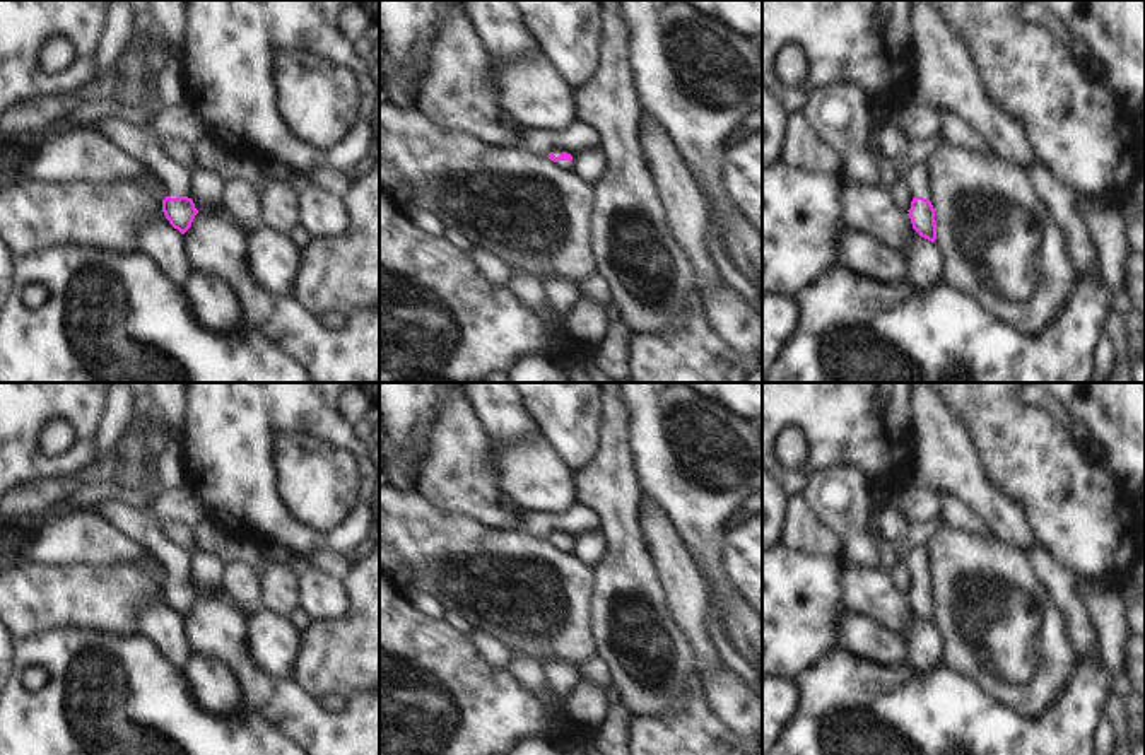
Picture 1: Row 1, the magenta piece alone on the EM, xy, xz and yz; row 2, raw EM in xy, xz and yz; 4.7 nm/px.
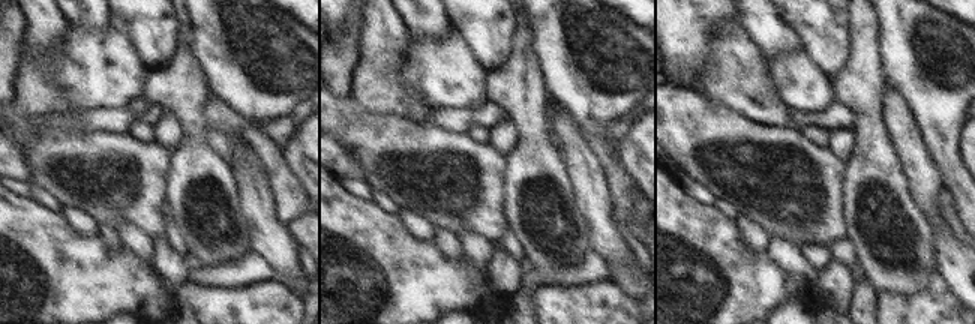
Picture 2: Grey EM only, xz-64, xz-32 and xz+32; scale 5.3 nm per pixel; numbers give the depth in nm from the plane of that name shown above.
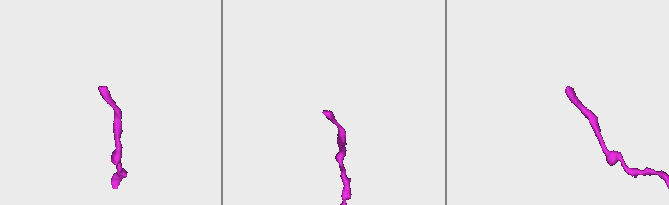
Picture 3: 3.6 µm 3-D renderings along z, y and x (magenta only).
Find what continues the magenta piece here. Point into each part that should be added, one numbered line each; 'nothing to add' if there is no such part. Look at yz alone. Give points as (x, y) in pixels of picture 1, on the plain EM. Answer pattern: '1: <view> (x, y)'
1: yz (916, 562)

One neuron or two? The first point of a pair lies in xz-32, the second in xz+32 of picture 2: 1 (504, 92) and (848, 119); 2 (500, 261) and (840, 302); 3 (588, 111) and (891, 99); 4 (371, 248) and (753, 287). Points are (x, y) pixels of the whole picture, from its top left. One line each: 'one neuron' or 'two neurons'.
1: two neurons
2: one neuron
3: two neurons
4: one neuron

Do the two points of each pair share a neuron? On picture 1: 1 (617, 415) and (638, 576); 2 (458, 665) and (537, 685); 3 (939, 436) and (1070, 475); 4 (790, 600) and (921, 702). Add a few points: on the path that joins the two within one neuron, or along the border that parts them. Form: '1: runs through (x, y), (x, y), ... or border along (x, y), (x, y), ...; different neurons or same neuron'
1: runs through (616, 455), (616, 503), (622, 537); same neuron
2: border along (506, 668), (523, 689), (544, 692), (549, 697); different neurons
3: border along (952, 412), (969, 434), (983, 472), (993, 482); different neurons
4: border along (839, 646), (805, 670); different neurons

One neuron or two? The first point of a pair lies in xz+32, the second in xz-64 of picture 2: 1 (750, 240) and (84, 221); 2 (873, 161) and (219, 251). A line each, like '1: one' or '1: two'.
1: one
2: one

